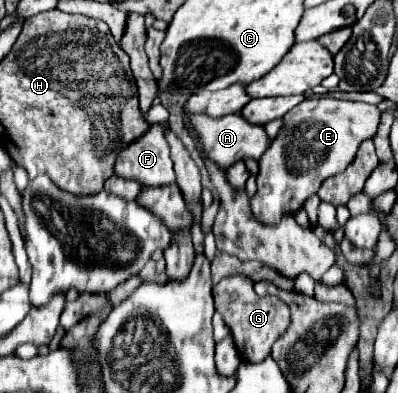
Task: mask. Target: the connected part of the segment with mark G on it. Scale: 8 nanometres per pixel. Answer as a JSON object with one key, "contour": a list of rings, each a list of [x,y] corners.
{"contour":[[[243,274],[227,276],[217,286],[213,286],[215,296],[215,310],[223,316],[225,324],[233,332],[235,346],[243,360],[249,362],[261,362],[271,354],[271,346],[277,342],[277,338],[283,336],[283,330],[287,330],[291,322],[291,310],[289,306],[283,306],[276,296],[257,296],[253,292],[253,280]]]}

